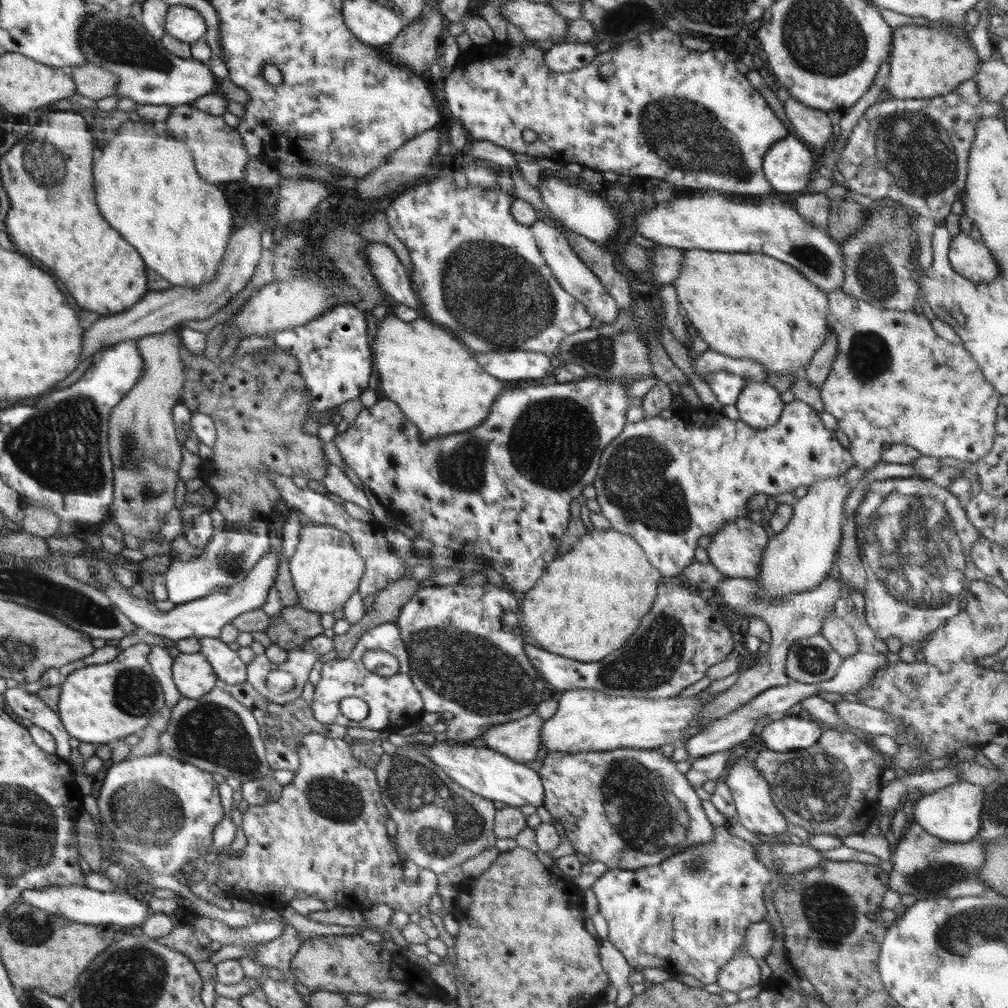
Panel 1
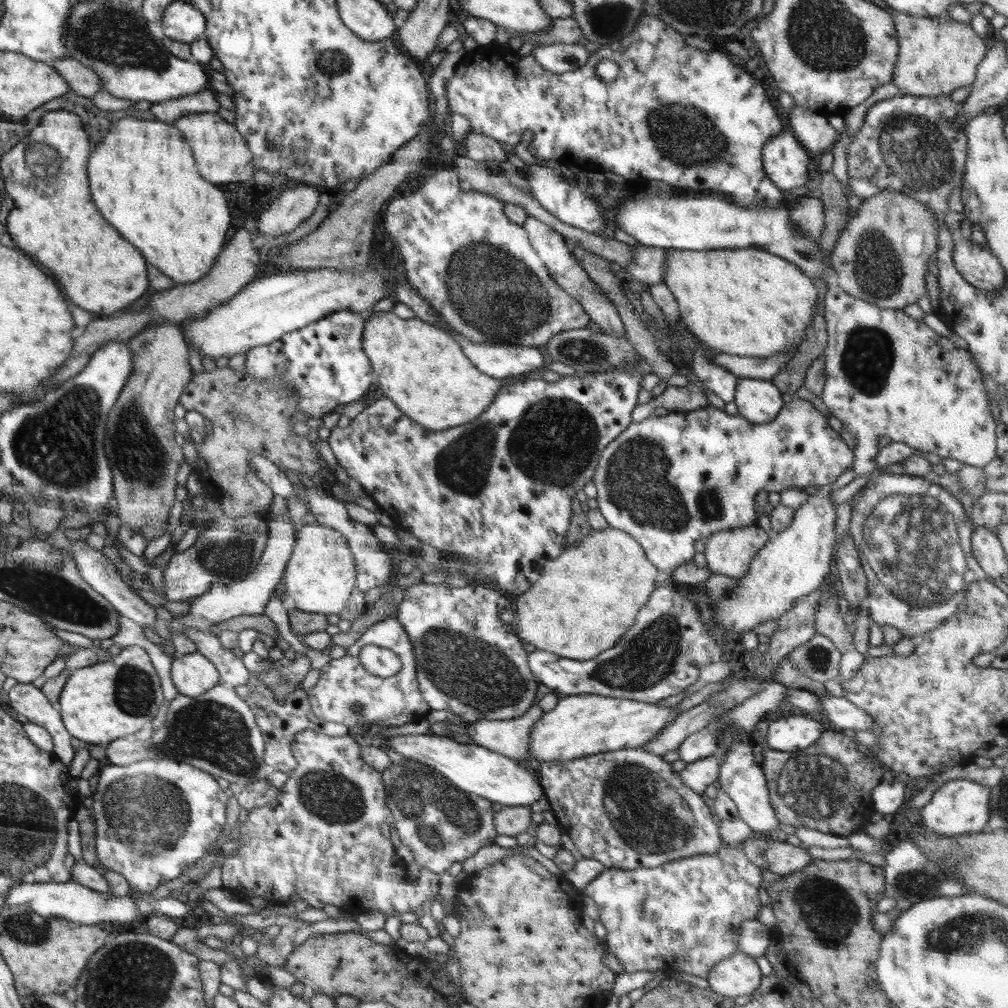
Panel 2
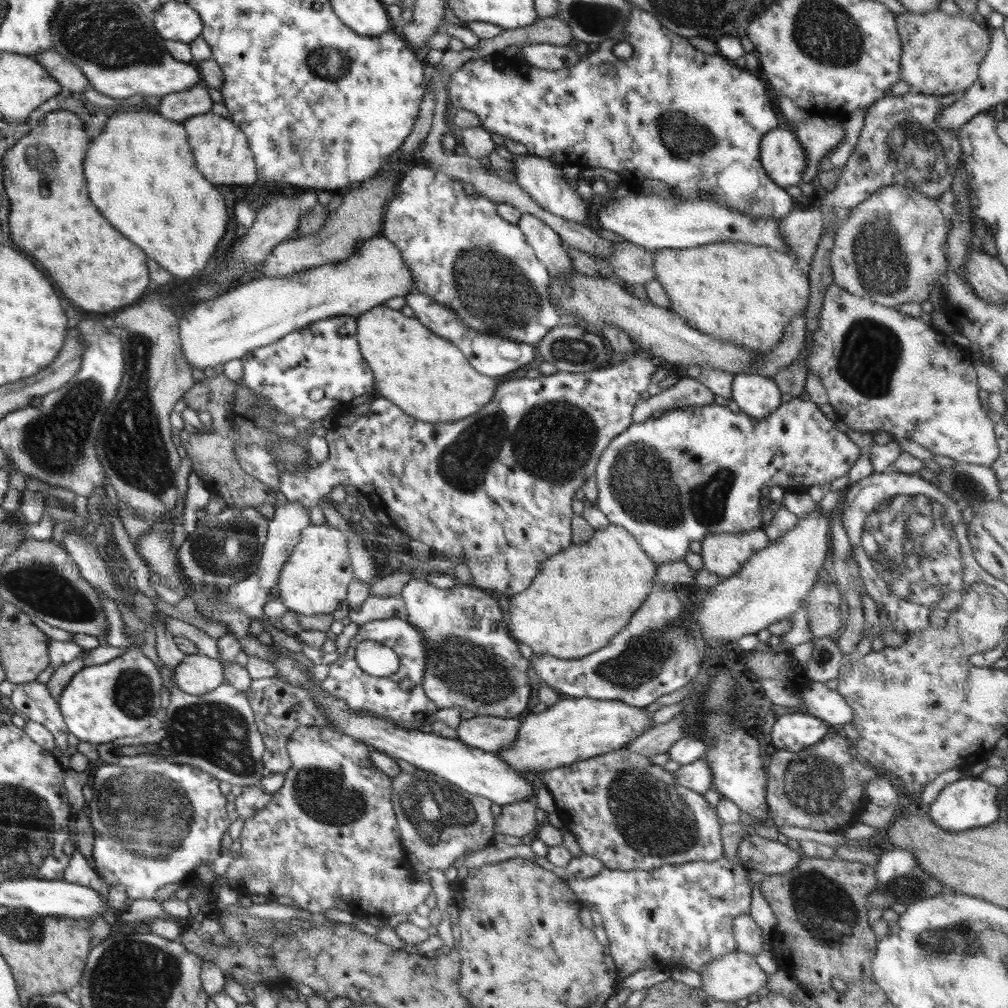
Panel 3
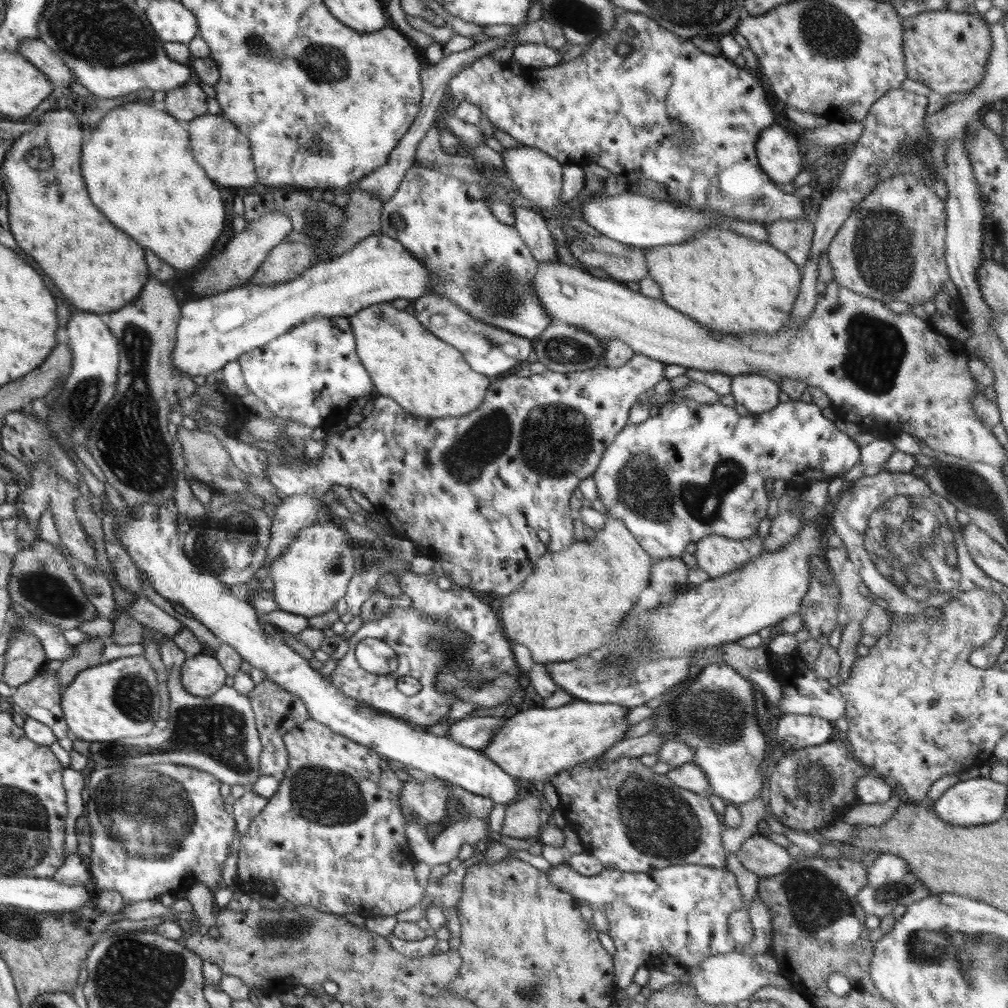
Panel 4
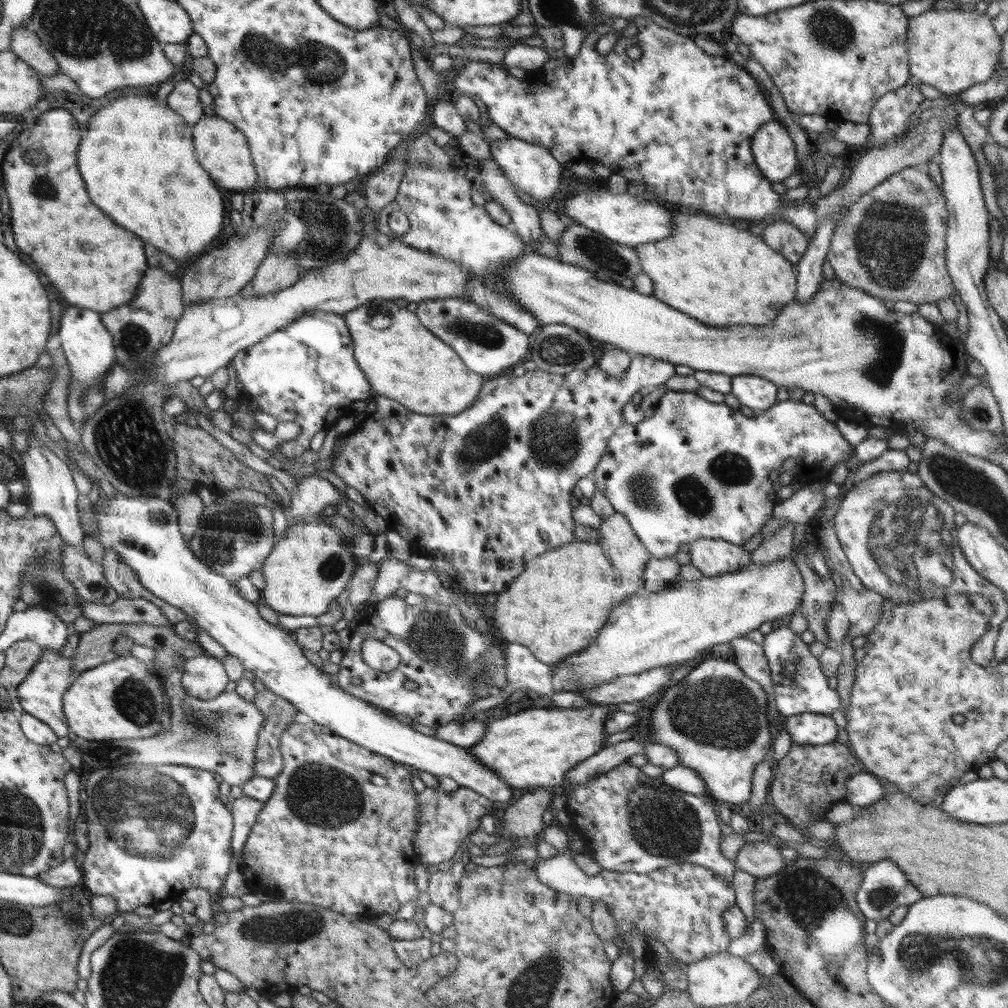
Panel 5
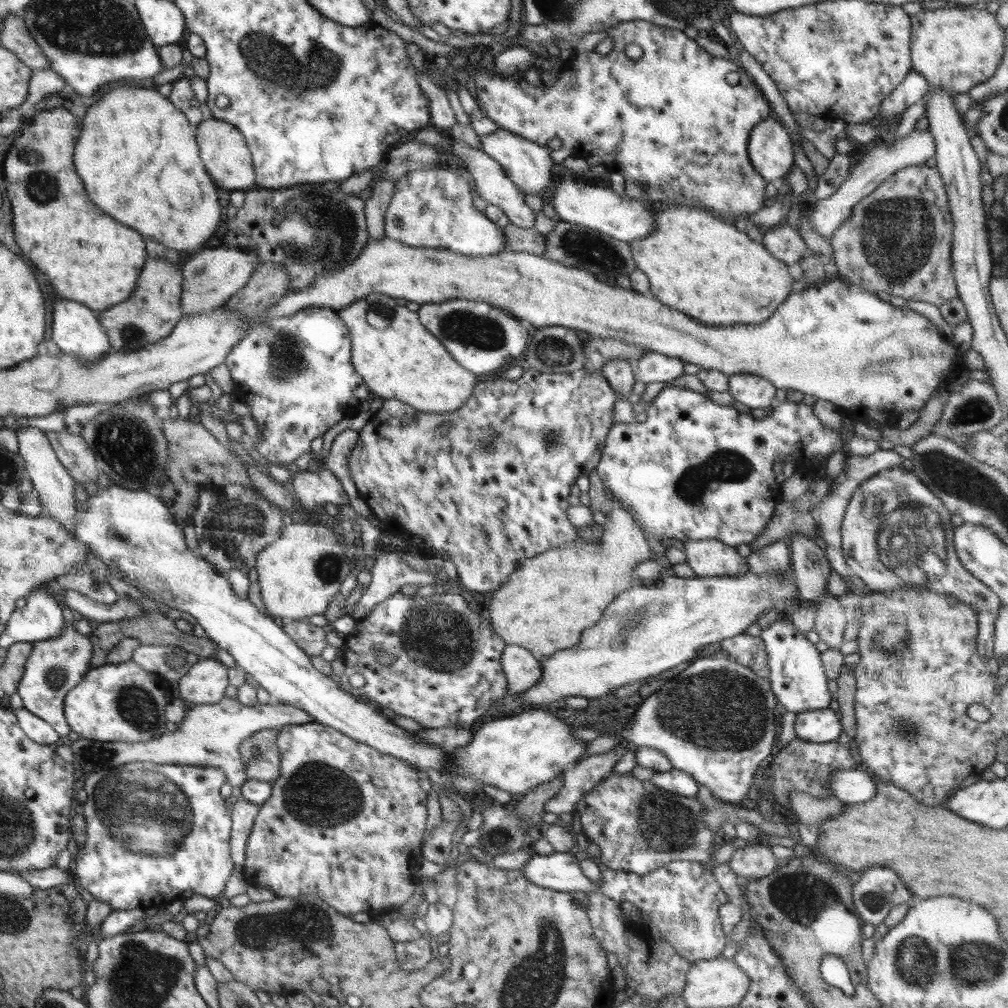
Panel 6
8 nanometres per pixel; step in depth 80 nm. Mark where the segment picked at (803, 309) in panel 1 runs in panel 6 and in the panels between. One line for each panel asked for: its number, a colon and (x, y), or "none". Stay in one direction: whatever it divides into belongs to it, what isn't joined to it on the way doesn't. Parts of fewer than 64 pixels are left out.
2: (748, 302)
3: (746, 294)
4: (734, 285)
5: (722, 276)
6: (696, 263)

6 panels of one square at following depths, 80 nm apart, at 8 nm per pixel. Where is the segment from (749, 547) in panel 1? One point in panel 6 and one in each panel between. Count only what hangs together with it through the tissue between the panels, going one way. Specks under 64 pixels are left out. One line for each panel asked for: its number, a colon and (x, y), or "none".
2: (728, 552)
3: (724, 554)
4: (717, 555)
5: (713, 557)
6: (709, 557)

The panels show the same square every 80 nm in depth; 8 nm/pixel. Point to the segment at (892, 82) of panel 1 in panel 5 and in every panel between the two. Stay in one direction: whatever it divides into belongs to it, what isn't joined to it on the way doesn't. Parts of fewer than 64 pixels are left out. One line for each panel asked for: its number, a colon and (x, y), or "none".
2: (934, 59)
3: (941, 54)
4: (948, 51)
5: (952, 50)

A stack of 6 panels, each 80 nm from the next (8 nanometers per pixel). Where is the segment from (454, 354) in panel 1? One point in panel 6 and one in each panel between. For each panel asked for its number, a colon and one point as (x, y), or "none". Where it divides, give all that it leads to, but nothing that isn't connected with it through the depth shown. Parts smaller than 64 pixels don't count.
2: (423, 370)
3: (428, 377)
4: (429, 378)
5: (402, 360)
6: (397, 357)

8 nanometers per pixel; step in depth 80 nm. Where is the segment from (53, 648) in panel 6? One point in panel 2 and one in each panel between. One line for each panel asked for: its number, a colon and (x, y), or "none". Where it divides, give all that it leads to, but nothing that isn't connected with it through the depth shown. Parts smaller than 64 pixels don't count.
2: (30, 701)
3: (34, 699)
4: (40, 698)
5: (41, 694)

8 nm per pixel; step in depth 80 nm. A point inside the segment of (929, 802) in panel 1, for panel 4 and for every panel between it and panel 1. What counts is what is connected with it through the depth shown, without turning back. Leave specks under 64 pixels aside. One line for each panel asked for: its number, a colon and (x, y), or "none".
2: (960, 807)
3: (969, 803)
4: (977, 801)

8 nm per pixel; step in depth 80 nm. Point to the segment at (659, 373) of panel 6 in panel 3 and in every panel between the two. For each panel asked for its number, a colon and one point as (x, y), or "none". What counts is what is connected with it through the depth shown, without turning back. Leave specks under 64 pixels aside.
3: (456, 486)
4: (476, 489)
5: (475, 488)

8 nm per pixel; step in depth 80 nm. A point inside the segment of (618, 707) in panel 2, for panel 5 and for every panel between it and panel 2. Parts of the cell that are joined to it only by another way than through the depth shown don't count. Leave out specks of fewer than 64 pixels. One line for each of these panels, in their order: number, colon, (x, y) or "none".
3: (574, 729)
4: (536, 744)
5: (534, 748)

